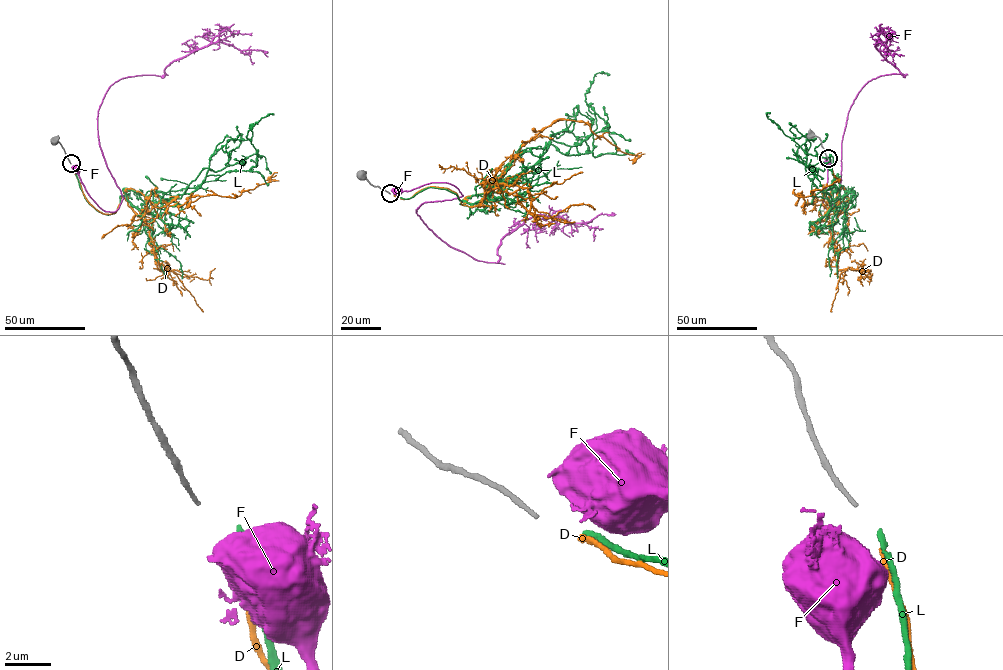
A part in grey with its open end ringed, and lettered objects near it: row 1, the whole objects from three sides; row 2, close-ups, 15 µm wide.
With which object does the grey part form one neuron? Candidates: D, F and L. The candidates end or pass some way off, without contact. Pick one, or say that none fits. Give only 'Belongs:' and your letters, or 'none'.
Belongs: D

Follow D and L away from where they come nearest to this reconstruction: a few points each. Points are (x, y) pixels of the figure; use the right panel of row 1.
D: (830, 161), (828, 210), (848, 198), (840, 185), (829, 202), (792, 193), (809, 196), (836, 181), (832, 174)
L: (830, 160), (830, 211), (845, 192), (841, 207), (810, 193), (831, 154), (807, 154), (770, 113)

